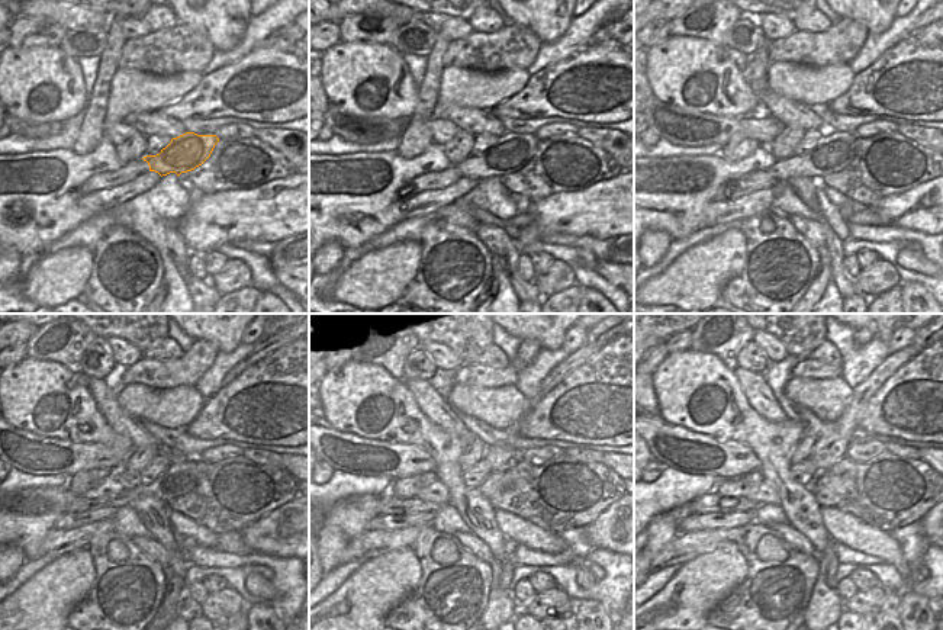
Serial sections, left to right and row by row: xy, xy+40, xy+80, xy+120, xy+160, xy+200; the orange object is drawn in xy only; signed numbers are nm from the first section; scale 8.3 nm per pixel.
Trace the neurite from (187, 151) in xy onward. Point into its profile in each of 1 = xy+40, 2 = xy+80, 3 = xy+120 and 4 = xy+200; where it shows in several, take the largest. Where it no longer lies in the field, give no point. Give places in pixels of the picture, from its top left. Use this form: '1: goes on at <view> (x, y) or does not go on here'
1: goes on at xy+40 (512, 151)
2: goes on at xy+80 (834, 151)
3: goes on at xy+120 (180, 478)
4: goes on at xy+200 (711, 502)

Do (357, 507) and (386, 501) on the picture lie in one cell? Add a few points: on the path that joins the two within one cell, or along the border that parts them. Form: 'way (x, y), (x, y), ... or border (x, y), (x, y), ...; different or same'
border (380, 497), (377, 514); different

